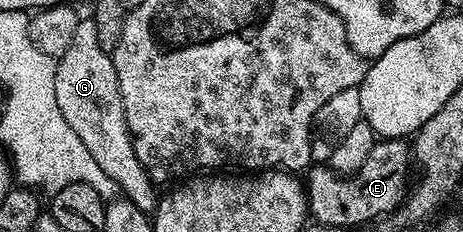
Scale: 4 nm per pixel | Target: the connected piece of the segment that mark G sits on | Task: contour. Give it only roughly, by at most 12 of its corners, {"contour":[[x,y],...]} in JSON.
{"contour":[[80,19],[57,107],[126,200],[154,210],[117,71]]}

